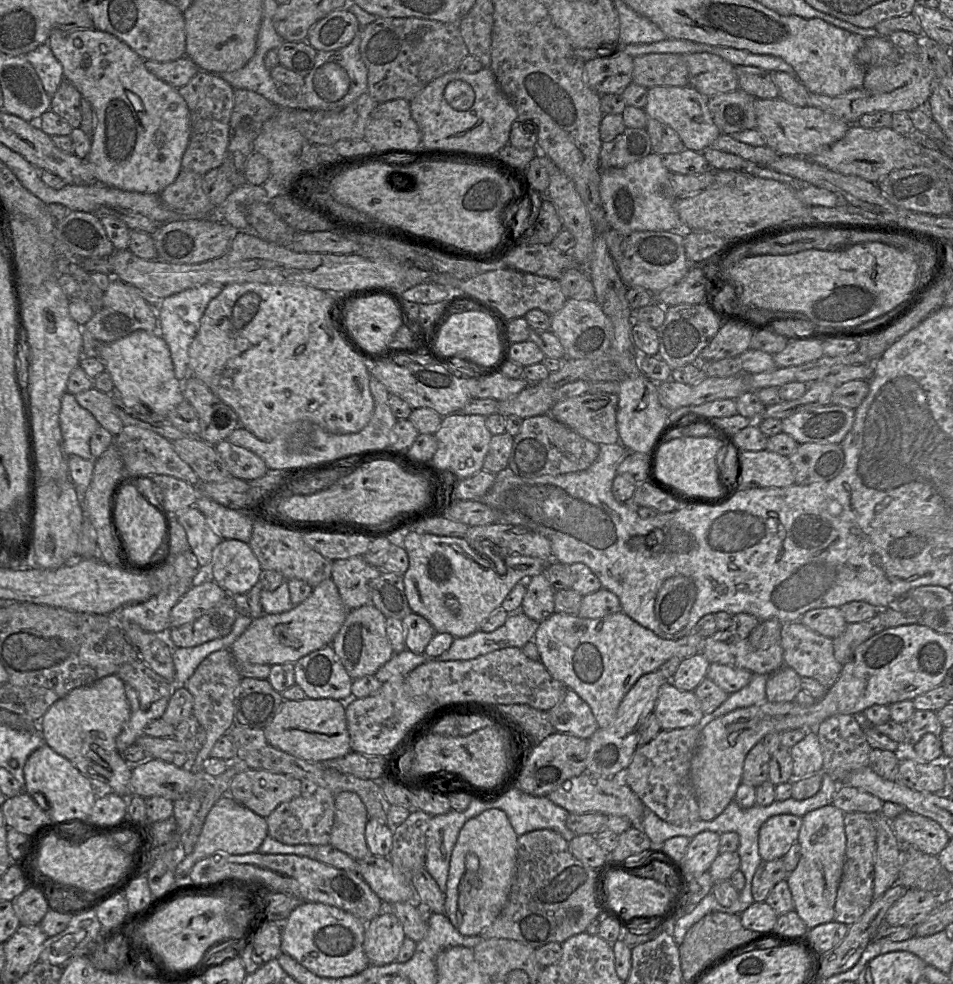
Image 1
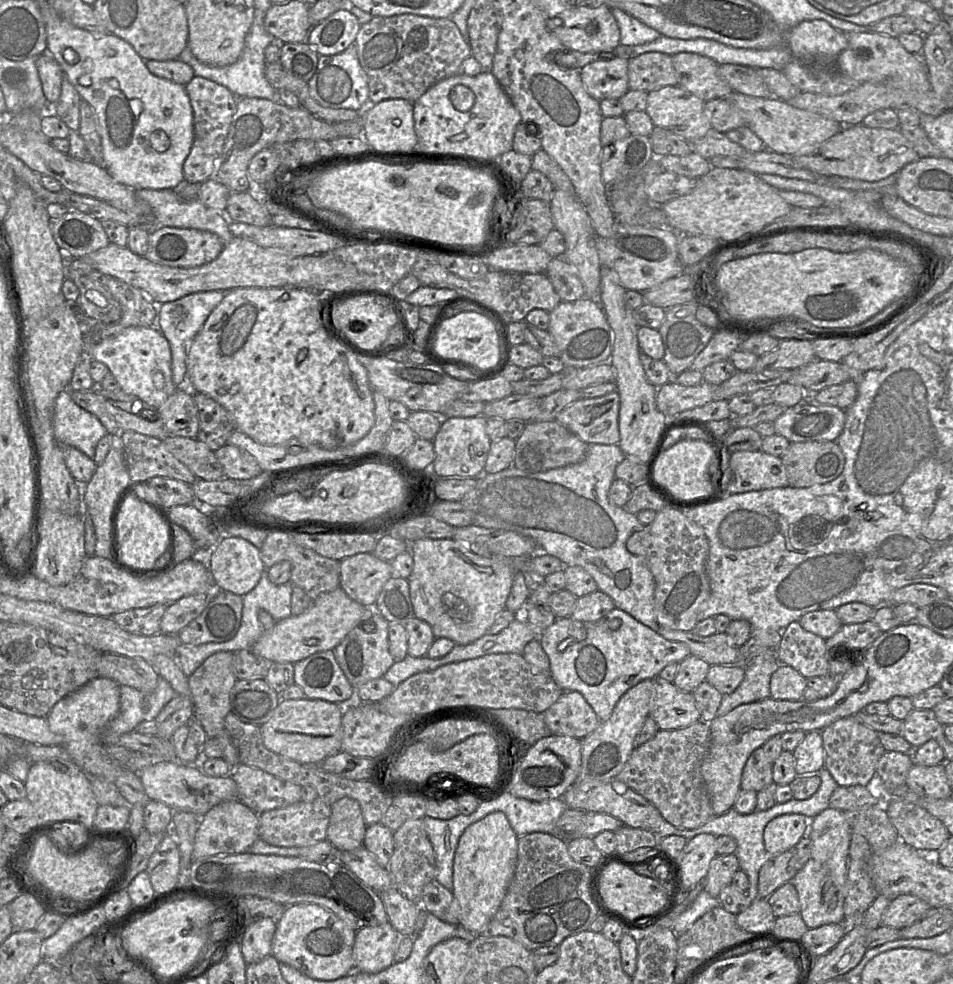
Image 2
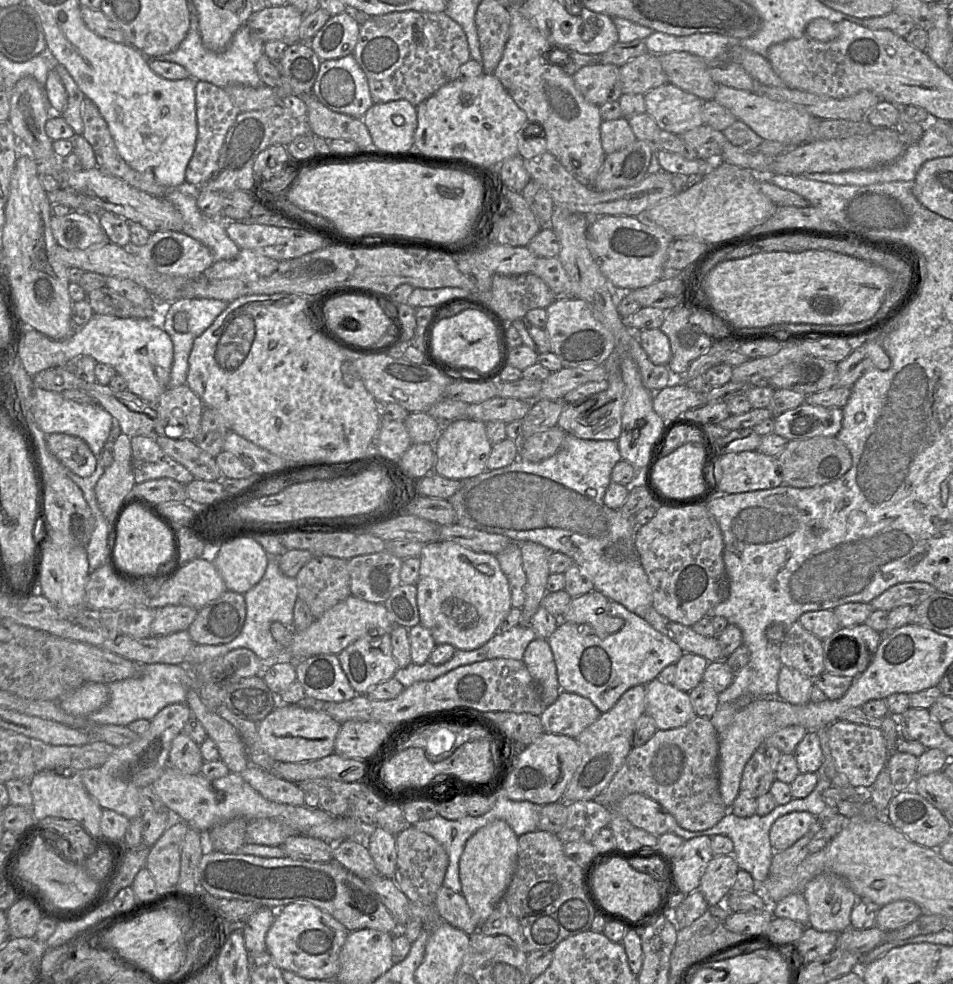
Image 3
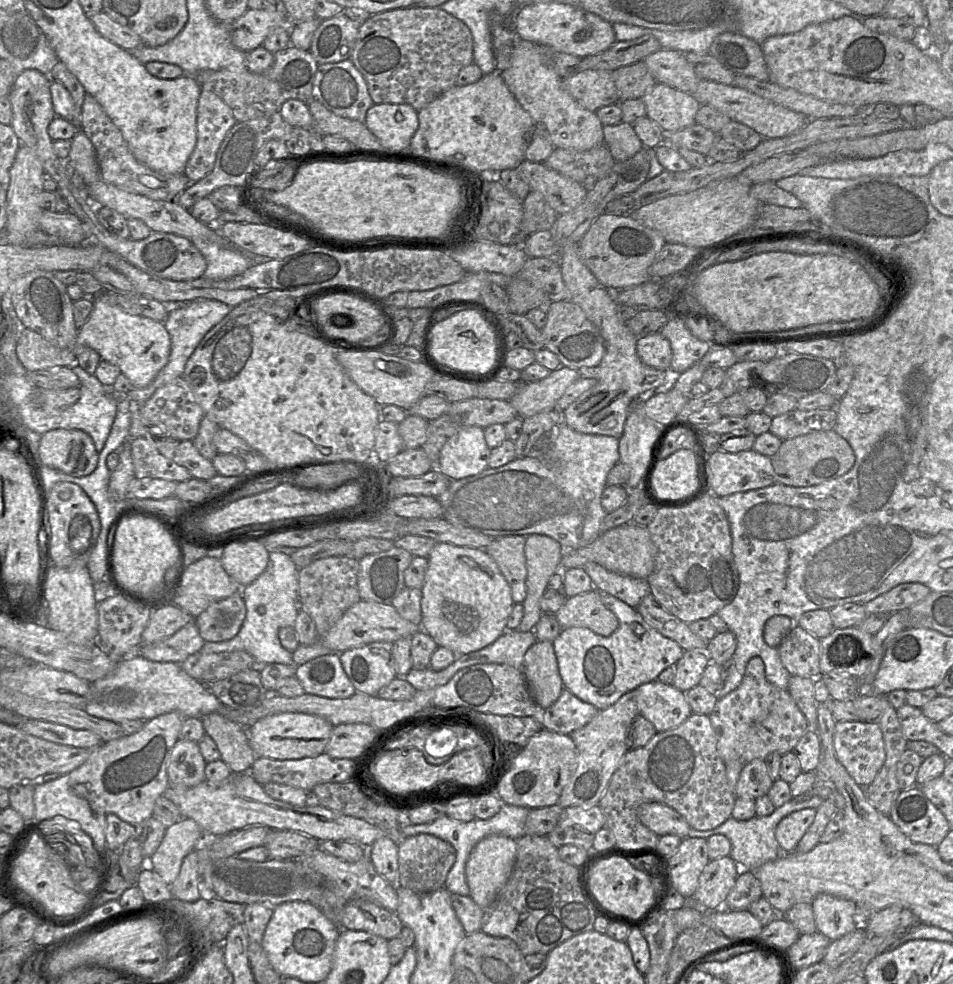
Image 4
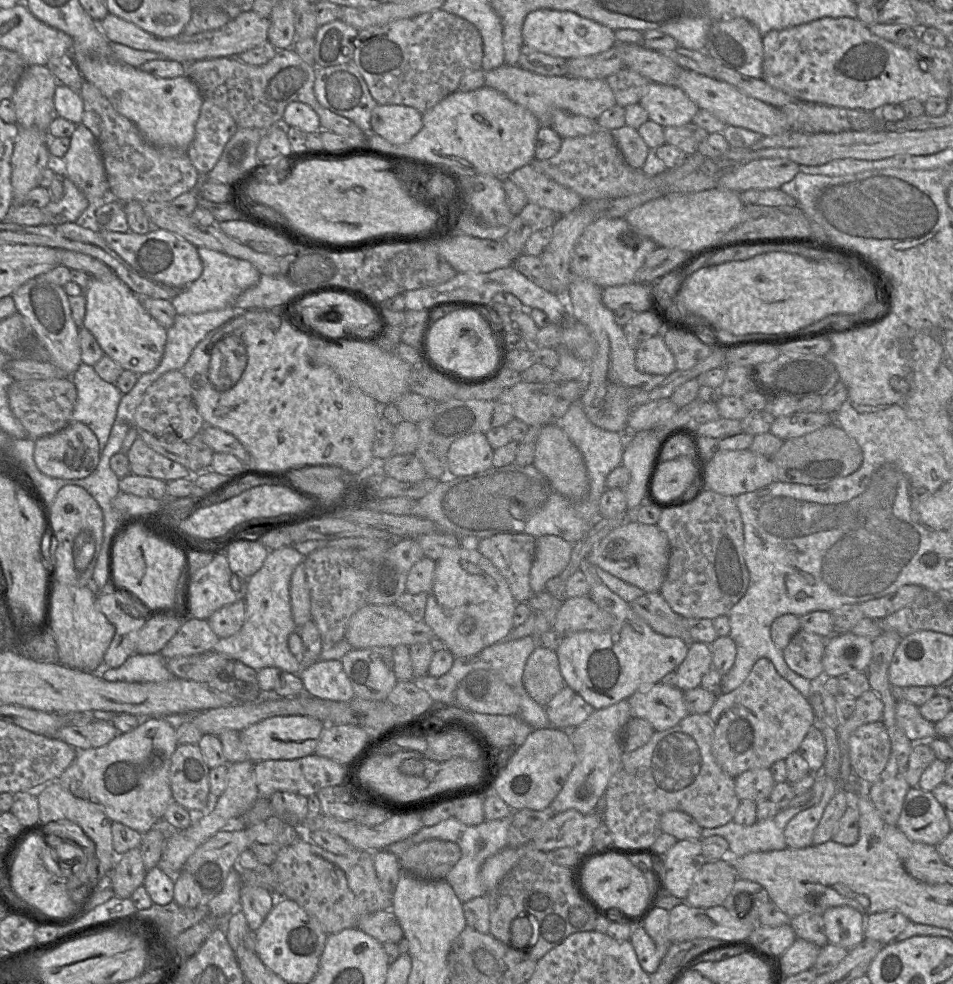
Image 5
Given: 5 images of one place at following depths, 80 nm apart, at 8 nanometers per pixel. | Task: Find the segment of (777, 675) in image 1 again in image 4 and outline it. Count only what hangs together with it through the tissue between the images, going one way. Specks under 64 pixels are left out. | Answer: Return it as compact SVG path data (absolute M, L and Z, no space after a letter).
M791 675L787 690L806 717L810 729L816 731L819 704L815 699L815 678Z

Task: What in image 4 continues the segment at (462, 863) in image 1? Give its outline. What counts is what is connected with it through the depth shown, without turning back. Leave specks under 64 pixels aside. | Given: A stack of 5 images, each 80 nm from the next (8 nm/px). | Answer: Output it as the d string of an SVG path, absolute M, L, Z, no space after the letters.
M500 834L483 838L471 851L465 866L466 882L469 896L482 909L488 909L506 884L512 873L516 854L517 840Z

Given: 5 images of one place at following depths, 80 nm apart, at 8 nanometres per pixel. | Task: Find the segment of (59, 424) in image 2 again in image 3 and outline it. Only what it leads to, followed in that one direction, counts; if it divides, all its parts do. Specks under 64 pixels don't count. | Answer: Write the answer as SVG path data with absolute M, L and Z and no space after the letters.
M33 384L31 413L38 428L46 435L64 433L84 440L97 459L111 435L115 419L97 402L80 404L65 399L60 392L46 391Z

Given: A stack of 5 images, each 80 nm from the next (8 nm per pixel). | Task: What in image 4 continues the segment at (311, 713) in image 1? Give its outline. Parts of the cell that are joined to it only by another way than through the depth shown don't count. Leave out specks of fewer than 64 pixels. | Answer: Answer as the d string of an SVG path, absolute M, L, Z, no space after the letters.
M286 712L266 716L245 728L256 757L290 760L325 753L333 727L330 722L317 715Z

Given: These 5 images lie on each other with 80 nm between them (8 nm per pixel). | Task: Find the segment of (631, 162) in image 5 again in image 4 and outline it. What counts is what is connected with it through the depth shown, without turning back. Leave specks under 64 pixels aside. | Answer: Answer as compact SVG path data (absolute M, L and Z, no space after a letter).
M623 121L604 125L603 141L616 161L627 160L644 147L632 124Z

